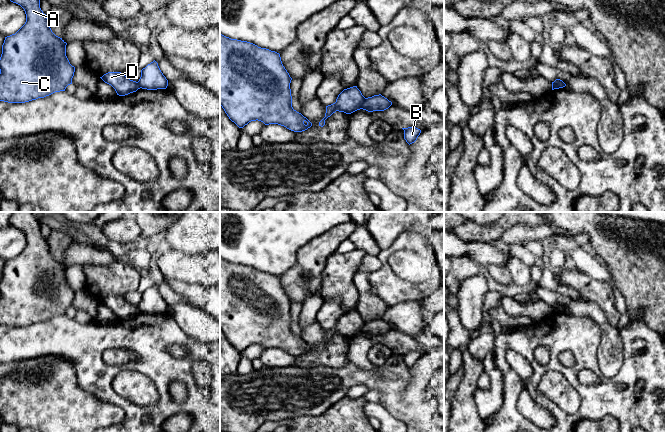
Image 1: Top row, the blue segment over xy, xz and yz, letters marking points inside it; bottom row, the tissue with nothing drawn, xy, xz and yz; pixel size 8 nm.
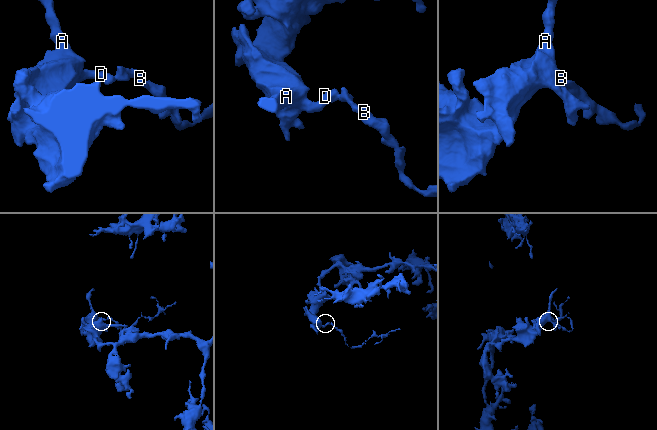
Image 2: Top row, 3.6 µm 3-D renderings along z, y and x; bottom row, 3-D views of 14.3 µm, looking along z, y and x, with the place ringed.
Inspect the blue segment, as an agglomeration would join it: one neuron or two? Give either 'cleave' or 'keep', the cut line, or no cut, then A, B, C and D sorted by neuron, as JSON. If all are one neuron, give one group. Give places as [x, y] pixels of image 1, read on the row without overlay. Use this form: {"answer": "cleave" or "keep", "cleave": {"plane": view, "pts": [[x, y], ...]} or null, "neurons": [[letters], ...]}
{"answer": "cleave", "cleave": {"plane": "xz", "pts": [[365, 322], [361, 332]]}, "neurons": [["A", "C", "D"], ["B"]]}

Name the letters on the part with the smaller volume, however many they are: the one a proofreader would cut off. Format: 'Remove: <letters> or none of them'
Remove: B

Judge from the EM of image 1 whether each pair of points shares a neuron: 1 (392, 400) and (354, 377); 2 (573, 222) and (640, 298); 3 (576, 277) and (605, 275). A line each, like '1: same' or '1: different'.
1: same
2: same
3: different

